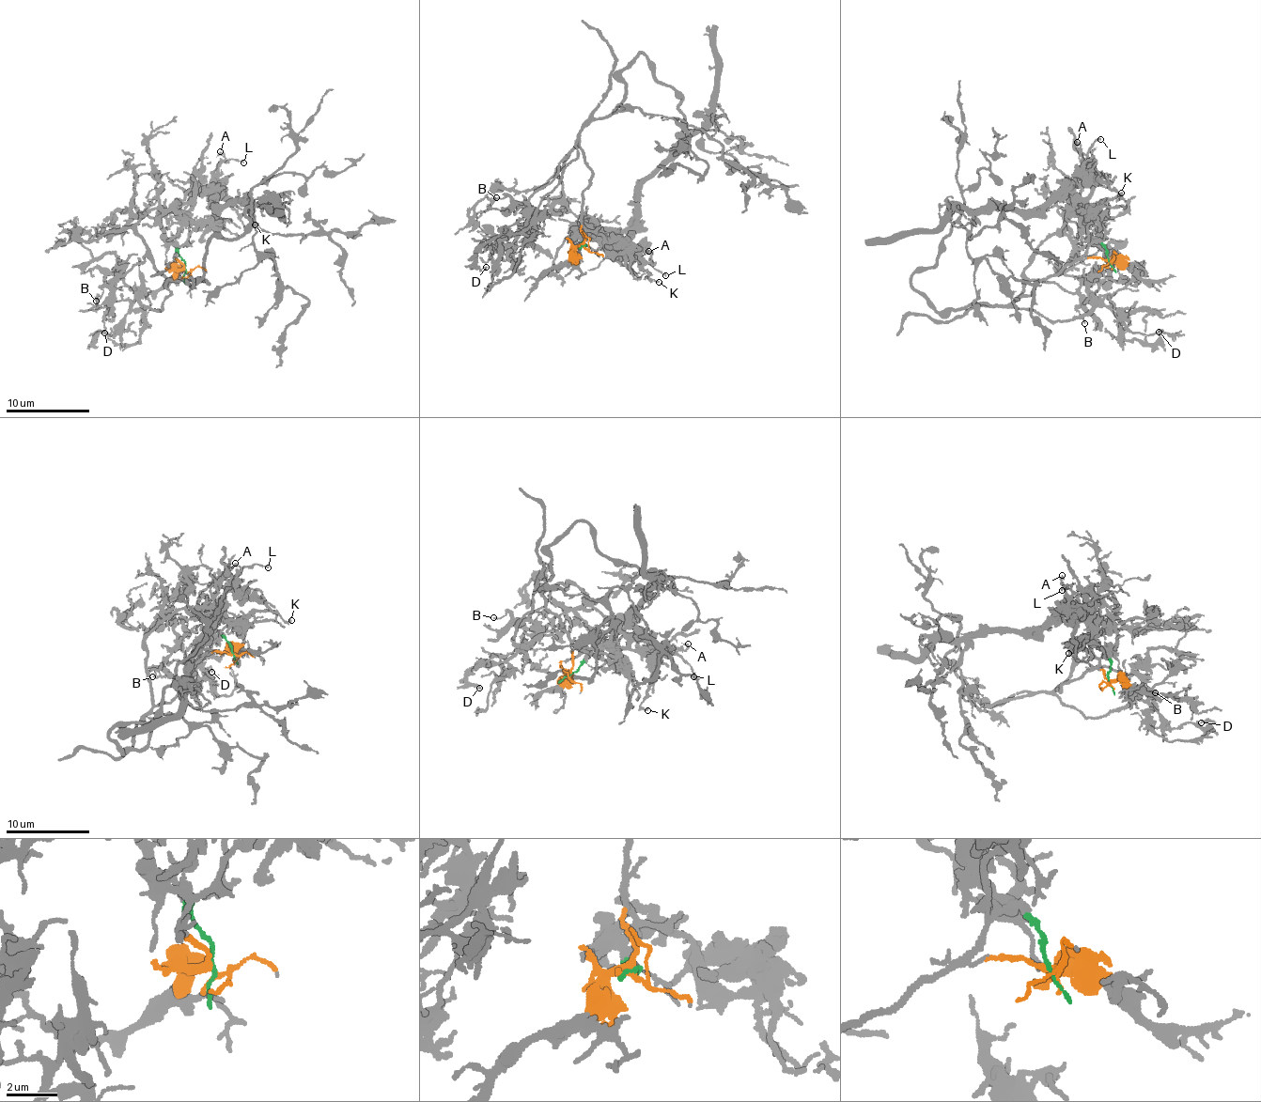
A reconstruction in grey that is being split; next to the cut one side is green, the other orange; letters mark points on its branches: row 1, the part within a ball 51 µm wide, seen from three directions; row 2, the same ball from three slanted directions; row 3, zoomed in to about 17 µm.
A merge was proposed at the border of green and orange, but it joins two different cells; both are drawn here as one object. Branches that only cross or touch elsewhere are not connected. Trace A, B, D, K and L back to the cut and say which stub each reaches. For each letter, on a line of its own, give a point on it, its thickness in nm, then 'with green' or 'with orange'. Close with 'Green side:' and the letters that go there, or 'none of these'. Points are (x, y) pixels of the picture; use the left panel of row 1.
A: at (220, 151); 180 nm thick; with green
B: at (96, 301); 120 nm thick; with orange
D: at (104, 333); 190 nm thick; with orange
K: at (255, 225); 150 nm thick; with green
L: at (243, 162); 140 nm thick; with green
Green side: A, K, L

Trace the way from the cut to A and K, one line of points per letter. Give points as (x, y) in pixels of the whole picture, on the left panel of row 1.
A: (184, 271), (179, 249), (188, 241), (191, 199), (208, 185), (218, 166), (220, 151)
K: (184, 271), (179, 249), (188, 241), (191, 199), (195, 195), (213, 193), (247, 228), (254, 225)

